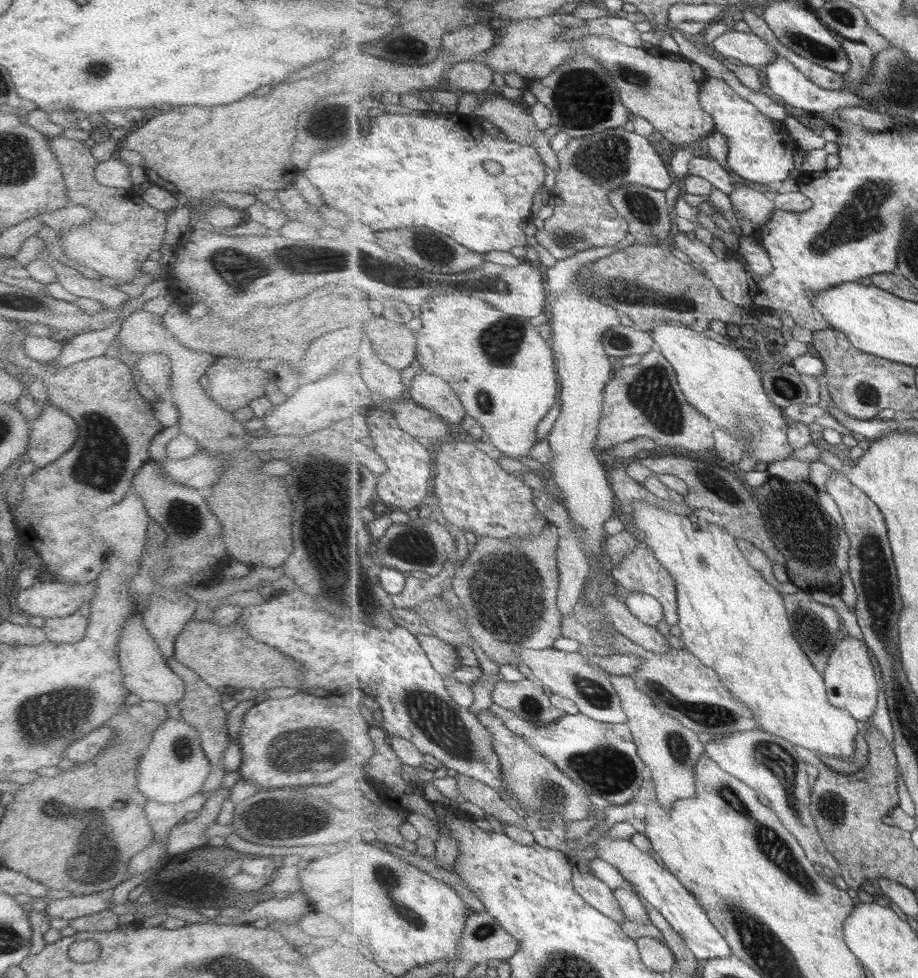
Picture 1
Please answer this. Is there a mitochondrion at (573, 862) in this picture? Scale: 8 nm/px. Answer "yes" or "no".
no

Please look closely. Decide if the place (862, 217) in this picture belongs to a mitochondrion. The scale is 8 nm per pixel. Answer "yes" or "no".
yes

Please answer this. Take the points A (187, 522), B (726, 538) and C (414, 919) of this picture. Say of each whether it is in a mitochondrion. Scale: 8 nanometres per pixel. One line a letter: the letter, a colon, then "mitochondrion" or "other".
A: mitochondrion
B: other
C: mitochondrion

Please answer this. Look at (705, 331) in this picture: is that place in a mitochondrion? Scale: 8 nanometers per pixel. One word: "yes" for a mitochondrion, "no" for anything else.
no

